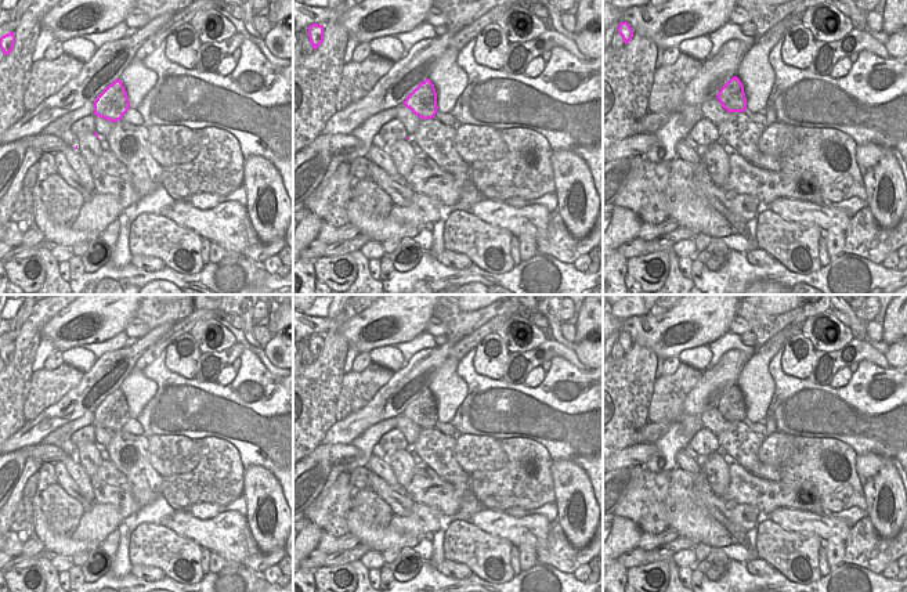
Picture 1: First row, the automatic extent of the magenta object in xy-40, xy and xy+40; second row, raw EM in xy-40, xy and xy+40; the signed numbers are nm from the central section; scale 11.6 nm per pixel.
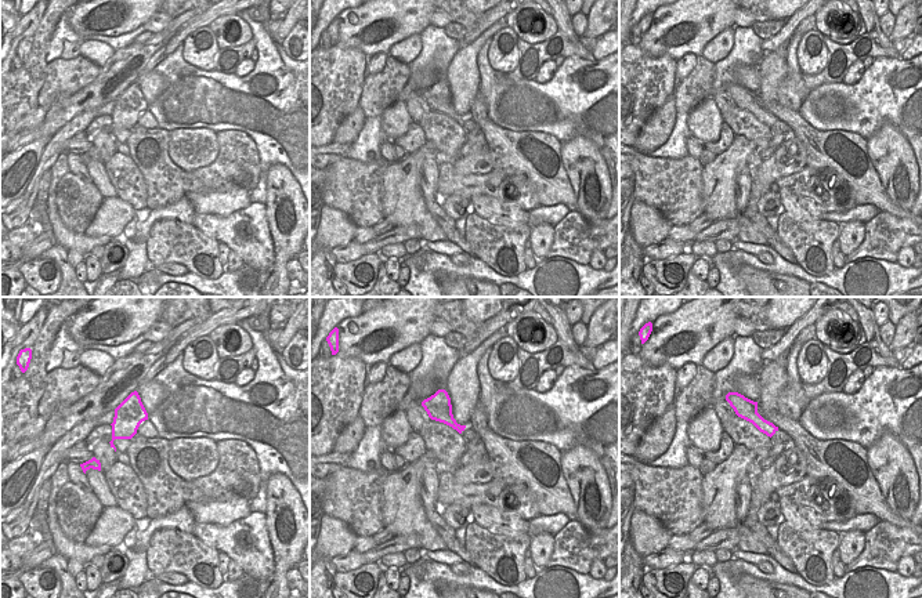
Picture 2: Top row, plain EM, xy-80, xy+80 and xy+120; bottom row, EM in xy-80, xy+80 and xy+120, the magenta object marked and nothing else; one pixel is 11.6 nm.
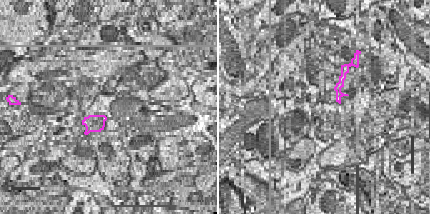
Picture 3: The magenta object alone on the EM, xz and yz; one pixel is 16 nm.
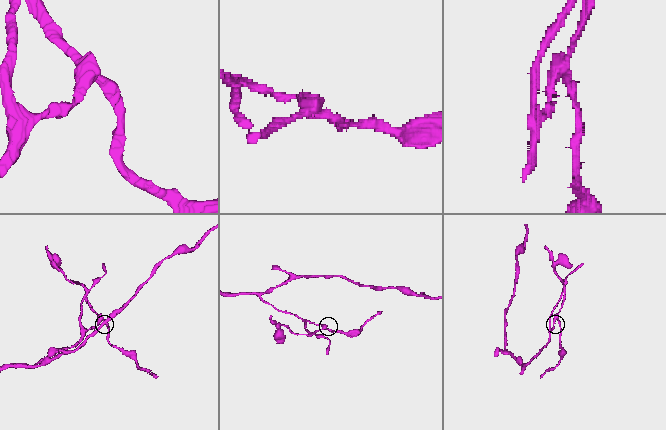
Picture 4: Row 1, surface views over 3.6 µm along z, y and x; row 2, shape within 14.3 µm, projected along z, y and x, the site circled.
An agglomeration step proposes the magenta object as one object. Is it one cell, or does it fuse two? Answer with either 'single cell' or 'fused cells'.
fused cells

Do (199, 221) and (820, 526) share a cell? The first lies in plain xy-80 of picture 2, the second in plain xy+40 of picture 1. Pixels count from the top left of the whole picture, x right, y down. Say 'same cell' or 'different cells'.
same cell

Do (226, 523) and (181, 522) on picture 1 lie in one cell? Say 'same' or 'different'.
same

